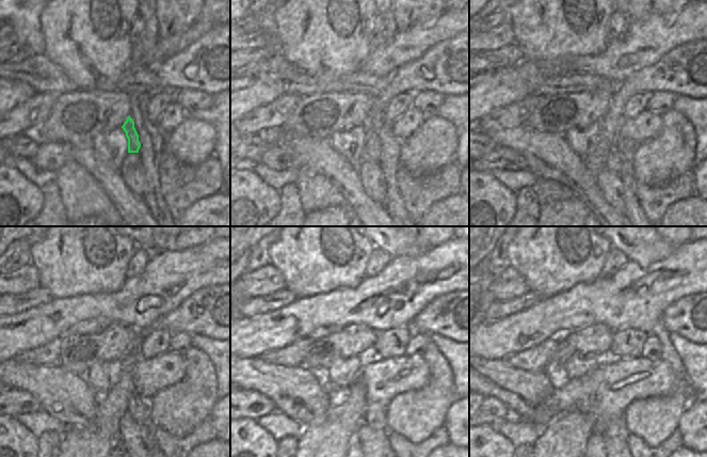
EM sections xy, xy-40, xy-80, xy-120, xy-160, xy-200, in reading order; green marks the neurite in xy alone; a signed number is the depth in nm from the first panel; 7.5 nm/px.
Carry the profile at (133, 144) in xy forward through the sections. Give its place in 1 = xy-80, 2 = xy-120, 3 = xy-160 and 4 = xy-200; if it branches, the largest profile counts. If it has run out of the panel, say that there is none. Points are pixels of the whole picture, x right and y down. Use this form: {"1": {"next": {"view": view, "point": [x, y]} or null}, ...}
{"1": {"next": {"view": "xy-80", "point": [606, 155]}}, "2": {"next": {"view": "xy-120", "point": [123, 397]}}, "3": {"next": {"view": "xy-160", "point": [374, 413]}}, "4": {"next": {"view": "xy-200", "point": [615, 429]}}}

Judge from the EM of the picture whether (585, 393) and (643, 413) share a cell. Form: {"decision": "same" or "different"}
{"decision": "different"}

